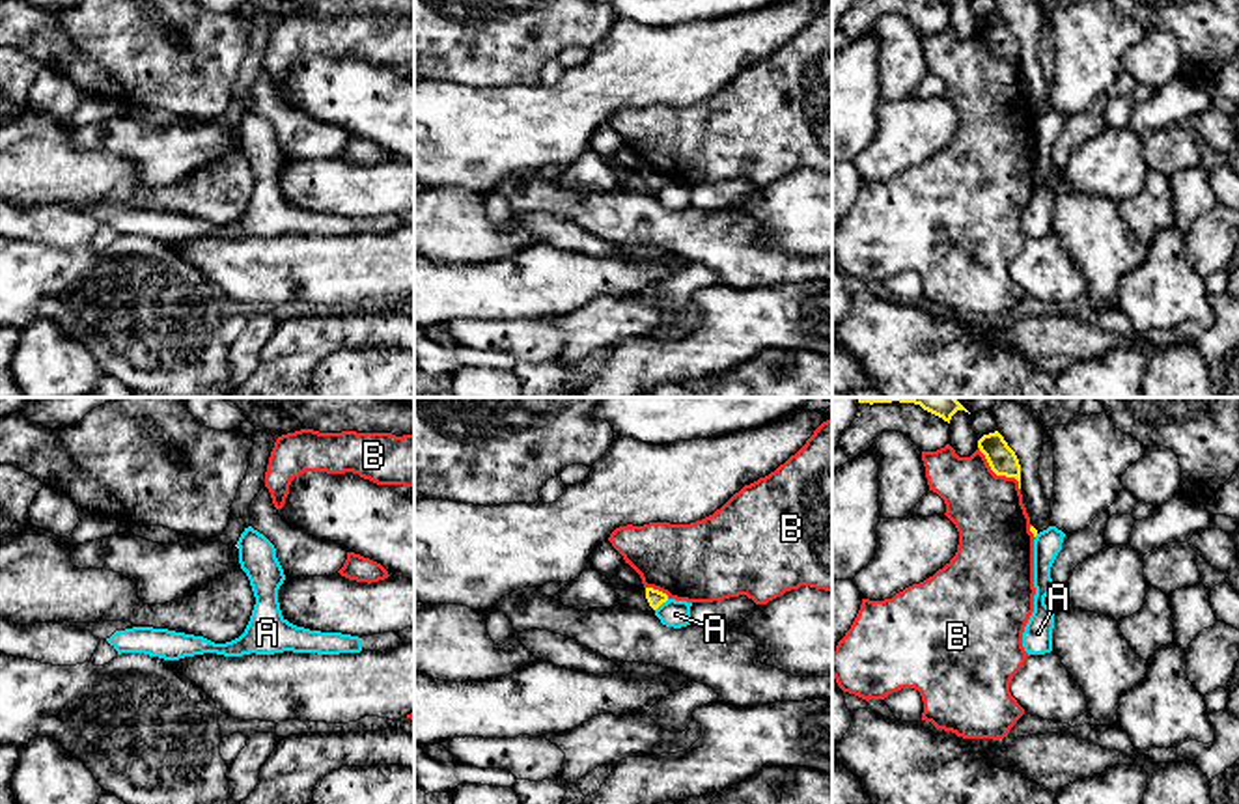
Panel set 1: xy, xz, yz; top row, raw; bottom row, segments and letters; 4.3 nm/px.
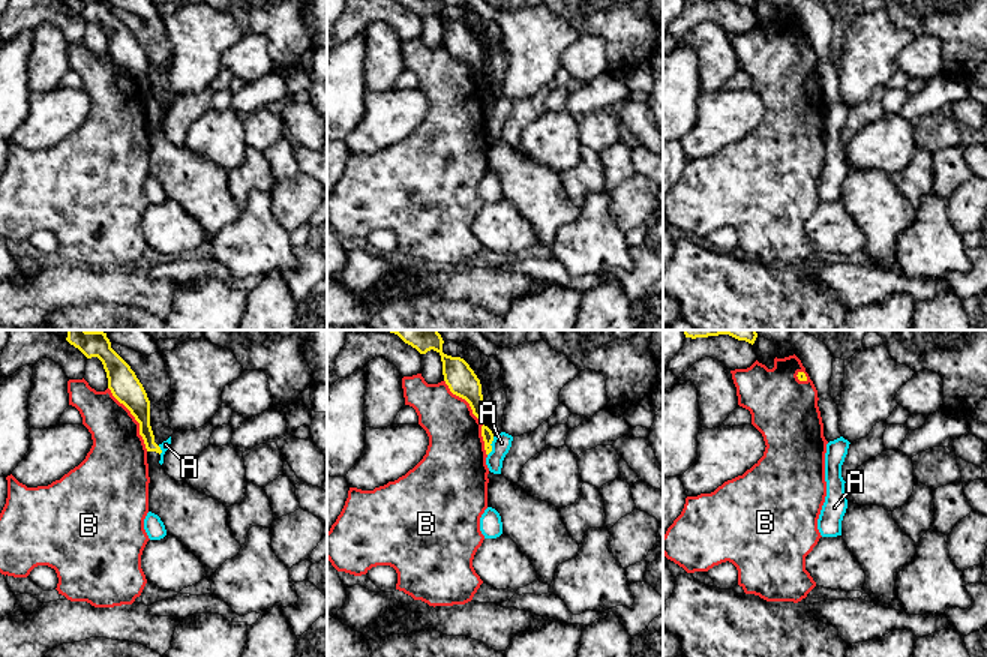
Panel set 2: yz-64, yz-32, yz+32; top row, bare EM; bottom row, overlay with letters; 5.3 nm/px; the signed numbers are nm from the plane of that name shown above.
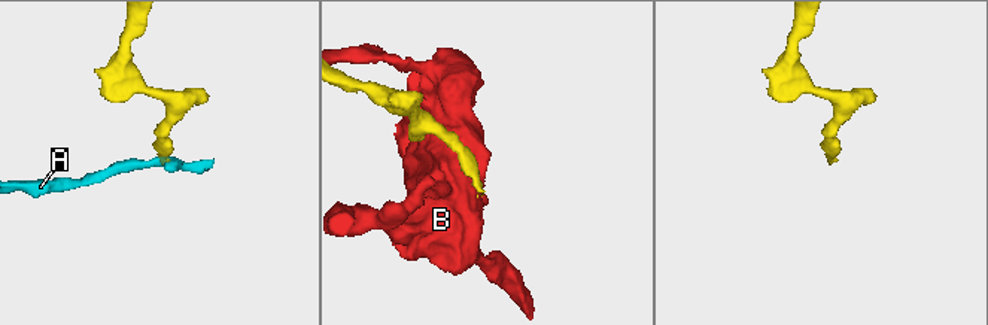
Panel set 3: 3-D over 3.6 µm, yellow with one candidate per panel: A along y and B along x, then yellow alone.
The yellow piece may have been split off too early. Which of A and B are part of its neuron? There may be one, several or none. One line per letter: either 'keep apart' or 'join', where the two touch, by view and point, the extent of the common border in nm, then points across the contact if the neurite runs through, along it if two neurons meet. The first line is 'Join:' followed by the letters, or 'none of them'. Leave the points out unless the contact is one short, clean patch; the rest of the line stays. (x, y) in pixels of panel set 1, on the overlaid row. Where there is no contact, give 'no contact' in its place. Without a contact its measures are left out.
Join: none of them
A: keep apart; meets yellow in xz at (661, 603); contact 80 nm long; border along xz (668, 599), (655, 610)
B: keep apart; meets yellow in yz at (997, 474); contact 260 nm long

